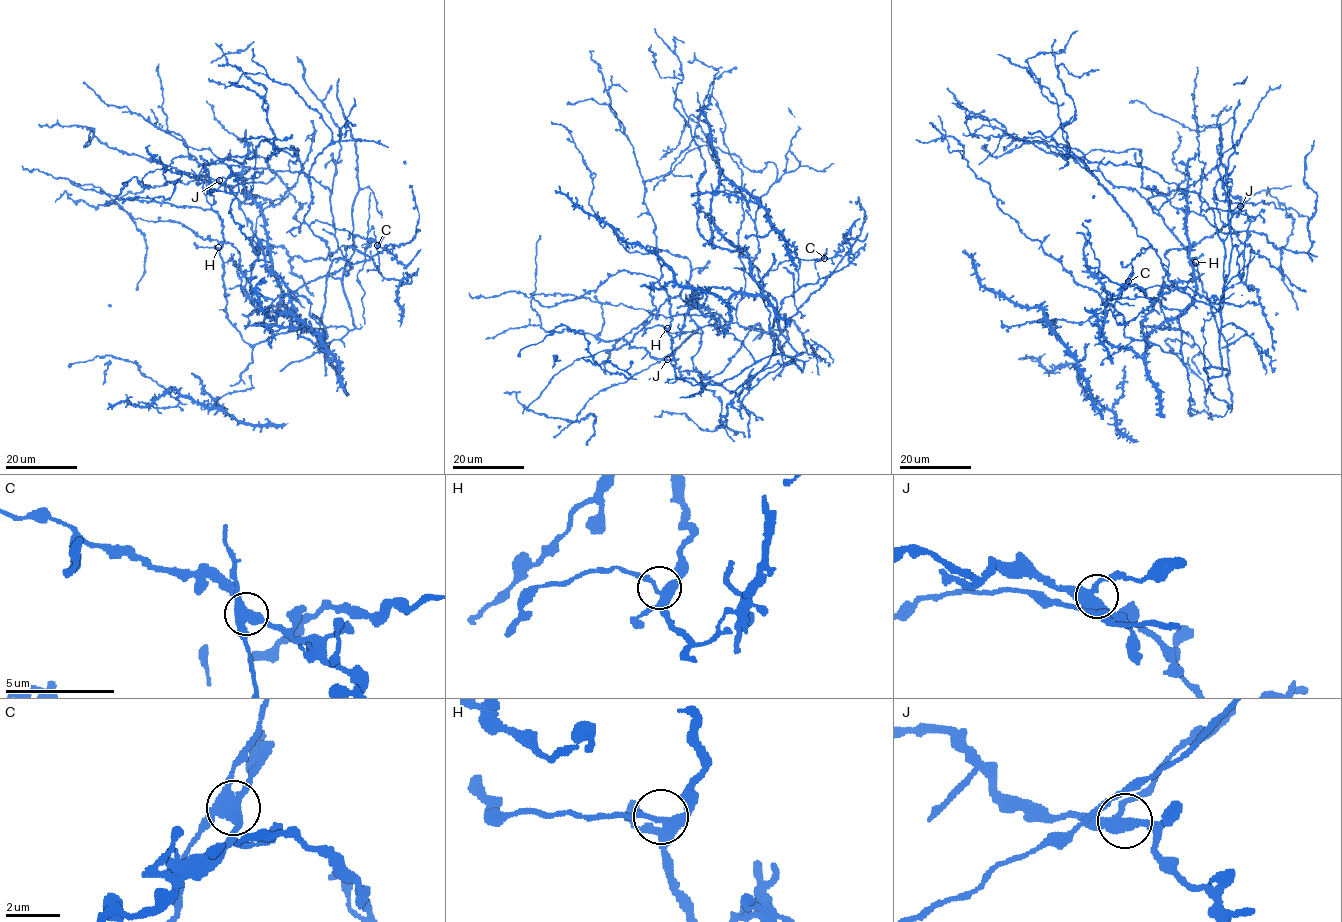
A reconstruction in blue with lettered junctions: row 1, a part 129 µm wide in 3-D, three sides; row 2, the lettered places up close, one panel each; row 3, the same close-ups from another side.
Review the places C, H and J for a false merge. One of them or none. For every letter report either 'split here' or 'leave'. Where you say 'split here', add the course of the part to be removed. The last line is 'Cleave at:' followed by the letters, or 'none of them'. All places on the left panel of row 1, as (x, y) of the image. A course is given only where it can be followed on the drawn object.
C: split here | (377, 245), (379, 267), (369, 270)
H: leave
J: leave
Cleave at: C

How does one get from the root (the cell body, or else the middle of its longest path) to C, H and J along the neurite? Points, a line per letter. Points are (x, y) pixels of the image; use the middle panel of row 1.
C: (791, 355), (802, 371), (777, 303), (757, 282), (793, 257), (824, 258)
H: (791, 355), (755, 361), (733, 334), (689, 299), (685, 327), (674, 337), (667, 328)
J: (791, 355), (803, 362), (802, 371), (775, 336), (722, 317), (694, 331), (667, 359)

